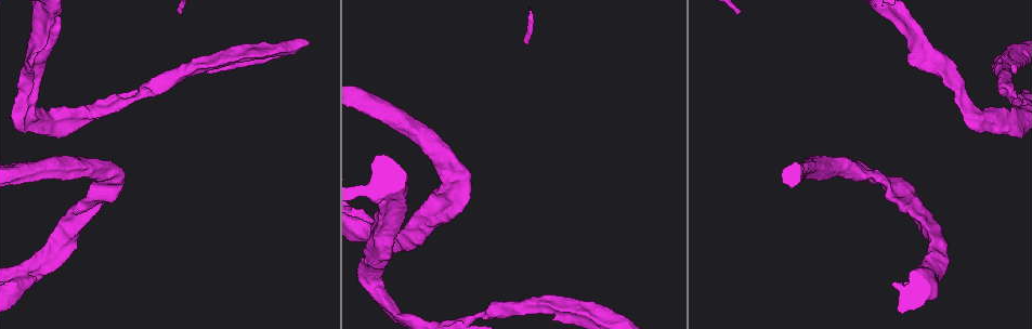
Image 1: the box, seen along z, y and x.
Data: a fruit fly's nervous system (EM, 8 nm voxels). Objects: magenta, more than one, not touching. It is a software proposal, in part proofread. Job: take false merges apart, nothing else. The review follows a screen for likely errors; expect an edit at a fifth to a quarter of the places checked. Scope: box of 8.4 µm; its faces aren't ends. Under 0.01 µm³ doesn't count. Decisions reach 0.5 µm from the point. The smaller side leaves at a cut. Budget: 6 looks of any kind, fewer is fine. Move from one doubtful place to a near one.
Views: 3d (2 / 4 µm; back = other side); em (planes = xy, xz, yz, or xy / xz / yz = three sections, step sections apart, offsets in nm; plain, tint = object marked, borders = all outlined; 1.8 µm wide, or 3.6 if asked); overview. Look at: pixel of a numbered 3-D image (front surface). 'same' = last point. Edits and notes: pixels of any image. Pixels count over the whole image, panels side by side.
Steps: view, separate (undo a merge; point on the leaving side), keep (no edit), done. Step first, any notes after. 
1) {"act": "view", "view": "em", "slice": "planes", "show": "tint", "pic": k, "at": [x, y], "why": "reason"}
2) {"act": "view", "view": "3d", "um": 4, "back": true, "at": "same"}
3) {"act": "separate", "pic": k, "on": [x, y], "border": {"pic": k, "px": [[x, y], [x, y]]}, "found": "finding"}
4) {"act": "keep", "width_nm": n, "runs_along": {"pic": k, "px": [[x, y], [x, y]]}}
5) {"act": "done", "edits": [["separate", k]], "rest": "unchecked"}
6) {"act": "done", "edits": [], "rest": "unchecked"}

{"act": "view", "view": "3d", "um": 2, "pic": 1, "at": [439, 216], "why": "branch point"}

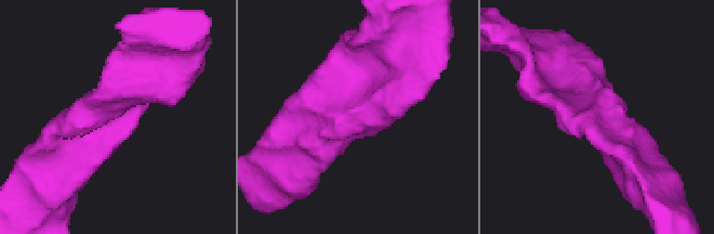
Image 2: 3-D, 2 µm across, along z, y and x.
{"act": "view", "view": "em", "slice": "xy", "step": 4, "show": "tint", "pic": 2, "at": [359, 112]}

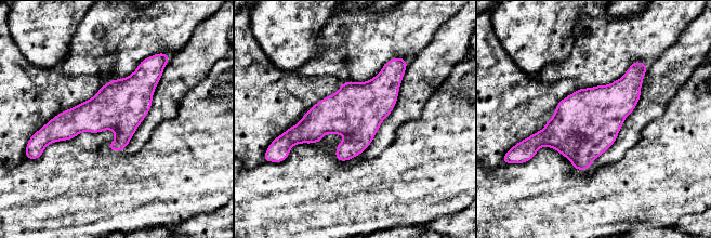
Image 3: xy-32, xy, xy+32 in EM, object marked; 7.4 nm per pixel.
{"act": "keep", "found": "one cell here"}

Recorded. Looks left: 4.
{"act": "view", "view": "em", "slice": "planes", "show": "tint", "pic": 1, "at": [1011, 101], "why": "calibre changes"}

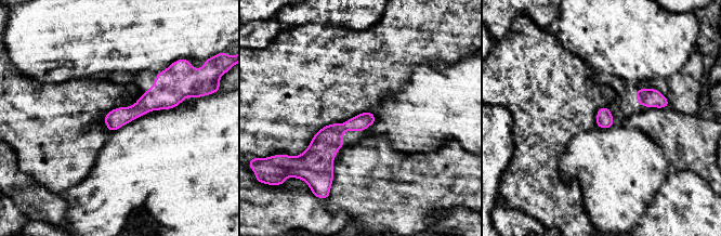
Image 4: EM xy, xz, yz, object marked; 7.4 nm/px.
{"act": "keep", "width_nm": 130, "runs_along": {"pic": 4, "px": [[179, 97], [157, 97], [106, 119]]}, "found": "continuous, no second cell"}

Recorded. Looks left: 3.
{"act": "view", "view": "3d", "um": 4, "pic": 1, "at": [380, 236], "why": "sharp bend"}

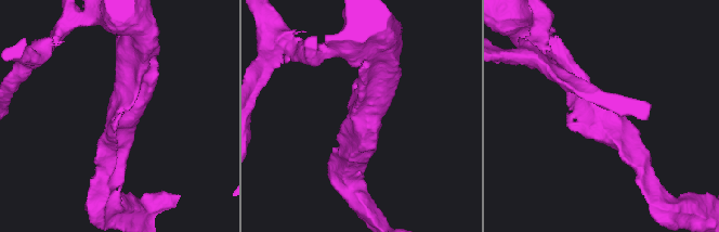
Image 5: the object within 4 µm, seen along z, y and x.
{"act": "view", "view": "em", "slice": "xz", "step": 8, "show": "tint", "pic": 5, "at": [363, 117]}

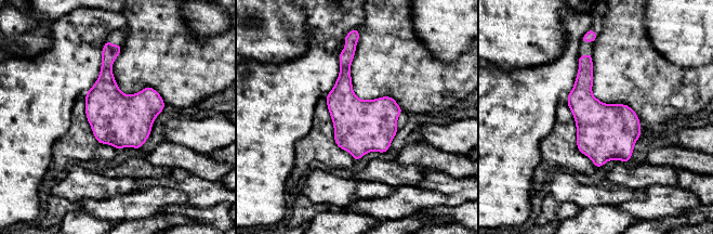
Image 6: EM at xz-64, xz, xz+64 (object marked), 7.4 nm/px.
{"act": "view", "view": "em", "slice": "planes", "show": "tint", "at": "same"}

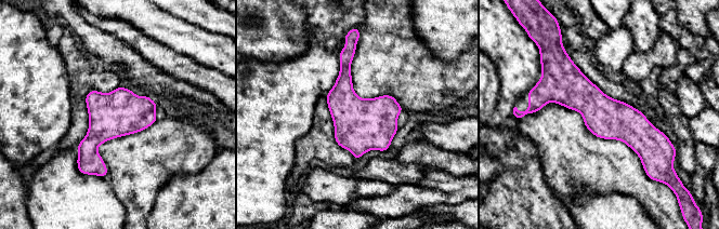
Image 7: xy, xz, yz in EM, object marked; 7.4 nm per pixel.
{"act": "keep", "runs_along": {"pic": 7, "px": [[536, 103], [583, 95], [661, 137]]}, "found": "one cell here"}

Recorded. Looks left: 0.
{"act": "done", "edits": [], "rest": "unchecked"}

